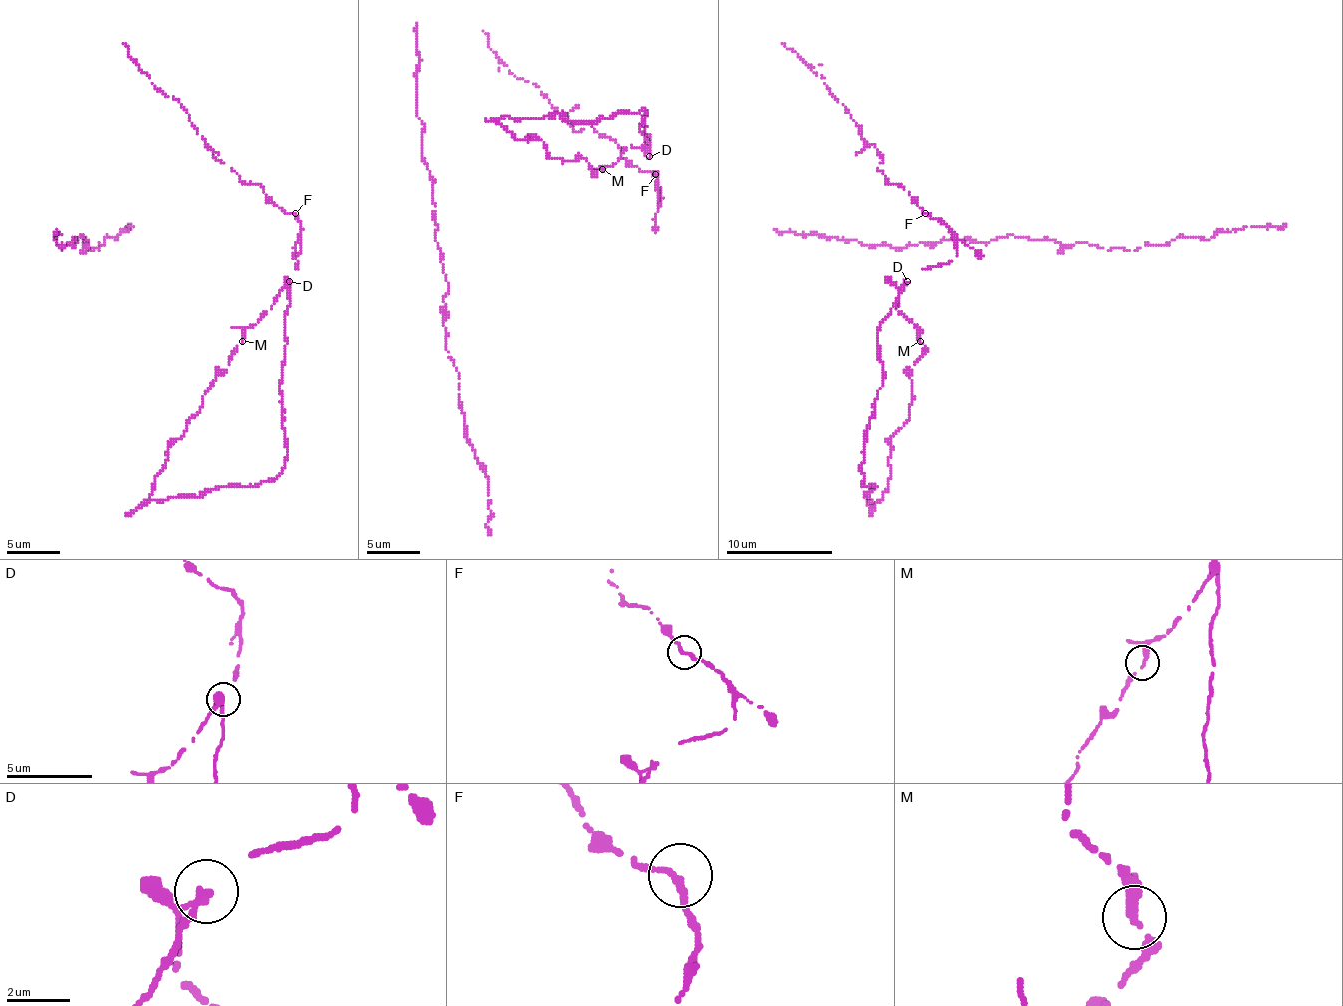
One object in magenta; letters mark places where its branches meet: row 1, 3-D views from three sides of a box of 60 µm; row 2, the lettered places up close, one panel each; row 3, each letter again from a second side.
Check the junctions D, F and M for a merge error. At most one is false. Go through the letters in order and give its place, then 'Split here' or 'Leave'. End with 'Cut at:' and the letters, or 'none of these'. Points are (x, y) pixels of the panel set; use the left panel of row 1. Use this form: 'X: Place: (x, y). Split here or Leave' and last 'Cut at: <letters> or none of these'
D: Place: (289, 281). Split here
F: Place: (295, 213). Leave
M: Place: (242, 341). Leave
Cut at: D

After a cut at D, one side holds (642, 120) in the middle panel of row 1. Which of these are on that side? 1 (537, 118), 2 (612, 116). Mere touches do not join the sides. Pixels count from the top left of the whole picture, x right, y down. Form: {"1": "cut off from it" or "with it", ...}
{"1": "with it", "2": "with it"}

